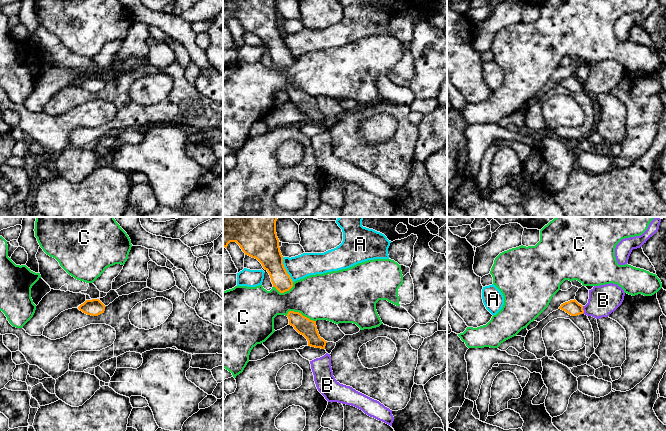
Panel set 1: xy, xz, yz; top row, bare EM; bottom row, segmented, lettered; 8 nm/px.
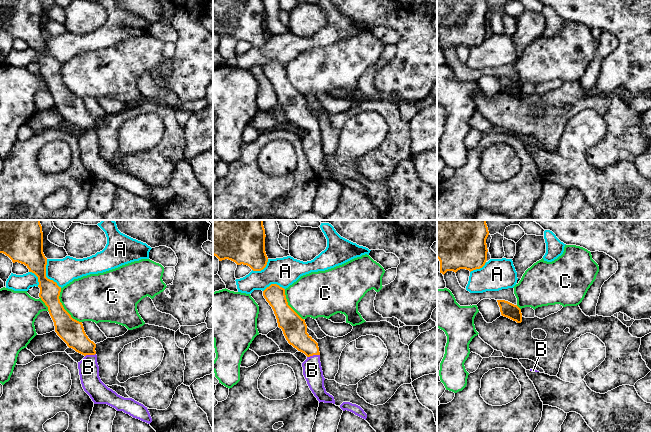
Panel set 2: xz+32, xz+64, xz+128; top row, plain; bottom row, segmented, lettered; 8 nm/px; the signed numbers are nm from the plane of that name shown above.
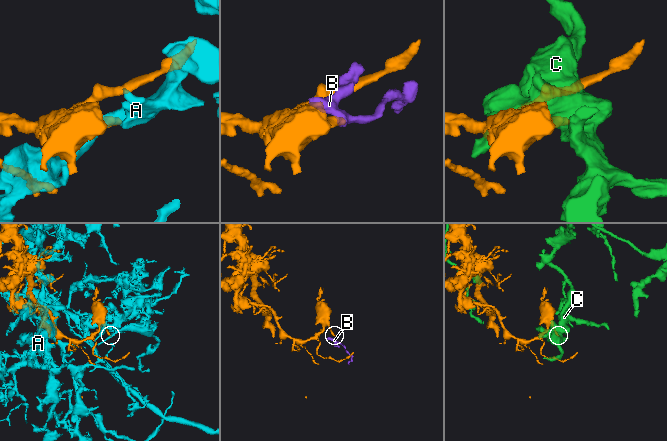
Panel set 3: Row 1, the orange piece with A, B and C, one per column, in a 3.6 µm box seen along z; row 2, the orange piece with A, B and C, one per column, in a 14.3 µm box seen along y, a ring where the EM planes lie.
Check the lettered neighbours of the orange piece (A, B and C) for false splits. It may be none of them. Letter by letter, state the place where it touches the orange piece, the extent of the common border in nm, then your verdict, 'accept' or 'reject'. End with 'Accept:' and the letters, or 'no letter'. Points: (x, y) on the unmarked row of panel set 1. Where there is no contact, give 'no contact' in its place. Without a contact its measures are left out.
A: xz (285, 45) | 220 nm | reject
B: yz (583, 86) | 60 nm | accept
C: xz (300, 89) | 240 nm | reject
Accept: B

